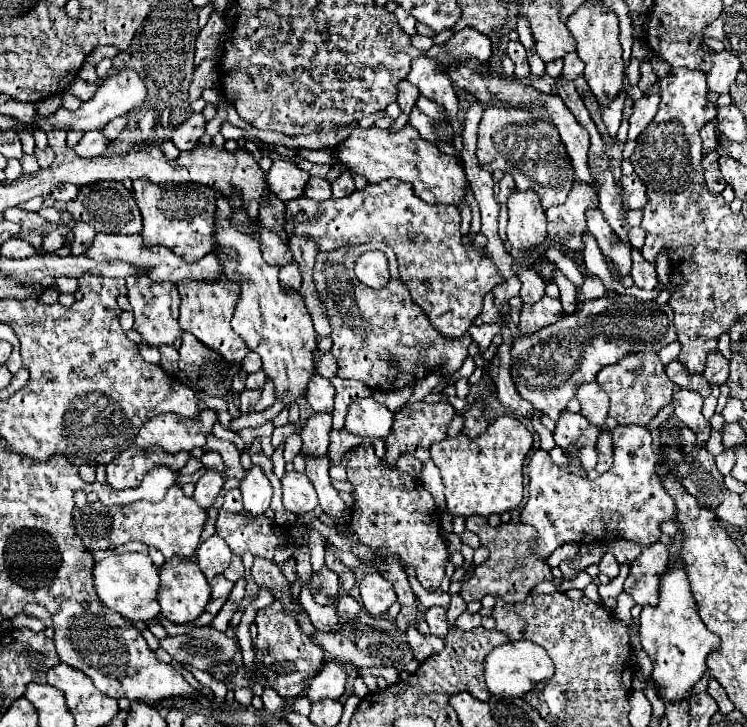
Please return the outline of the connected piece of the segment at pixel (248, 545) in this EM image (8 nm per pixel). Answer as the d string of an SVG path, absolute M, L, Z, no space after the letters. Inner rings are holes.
M220 510L218 519L216 519L216 533L230 545L232 553L242 557L244 553L252 553L254 557L264 557L264 559L272 559L276 545L280 543L280 537L276 535L276 526L274 521L263 516L252 519L238 513L226 512Z

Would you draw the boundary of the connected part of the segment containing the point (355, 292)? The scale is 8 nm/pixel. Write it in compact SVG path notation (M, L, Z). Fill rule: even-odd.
M364 243L318 253L314 283L332 325L332 355L340 367L338 377L356 379L373 390L386 391L402 389L404 385L424 379L424 375L434 373L434 369L440 365L444 367L444 375L452 375L462 367L472 337L466 333L454 341L446 341L446 337L438 337L438 333L434 333L430 321L426 321L426 317L422 317L422 311L414 303L410 303L408 289L398 275L396 255L388 245ZM370 249L384 251L390 261L392 277L382 289L370 289L362 285L354 275L356 259L360 257L360 253Z

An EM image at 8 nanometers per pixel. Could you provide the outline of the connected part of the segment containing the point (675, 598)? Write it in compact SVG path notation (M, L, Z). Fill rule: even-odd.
M682 567L668 569L666 577L662 577L660 603L654 607L642 607L638 633L642 649L654 661L652 677L660 685L658 695L662 701L684 701L690 689L702 679L710 651L718 649L720 645L720 639L710 633L698 617L694 597L690 597L690 583L686 581L686 573L682 573Z

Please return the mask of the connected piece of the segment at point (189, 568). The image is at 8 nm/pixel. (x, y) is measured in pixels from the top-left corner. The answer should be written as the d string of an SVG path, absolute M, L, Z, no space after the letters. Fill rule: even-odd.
M174 559L174 561L166 561L160 569L160 595L158 595L158 603L162 607L162 615L172 621L172 623L180 623L180 625L188 625L192 621L196 621L204 611L206 605L210 601L210 585L206 581L206 577L202 577L202 571L198 569L198 563L192 563L188 559Z

